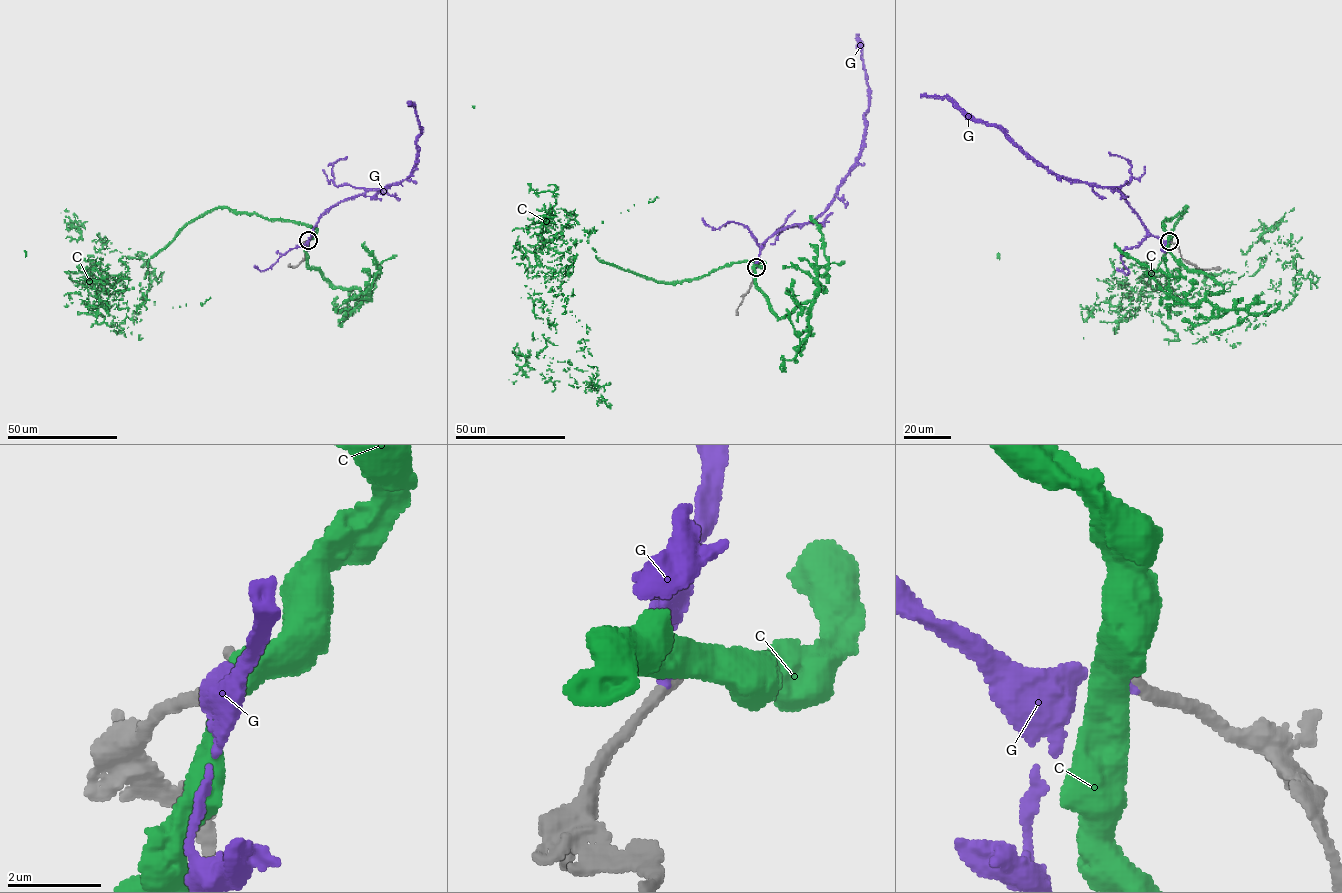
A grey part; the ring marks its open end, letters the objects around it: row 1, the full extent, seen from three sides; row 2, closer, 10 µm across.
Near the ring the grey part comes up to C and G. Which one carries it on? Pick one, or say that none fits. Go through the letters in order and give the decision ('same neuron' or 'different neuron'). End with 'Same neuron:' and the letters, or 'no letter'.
C: different neuron
G: same neuron
Same neuron: G

